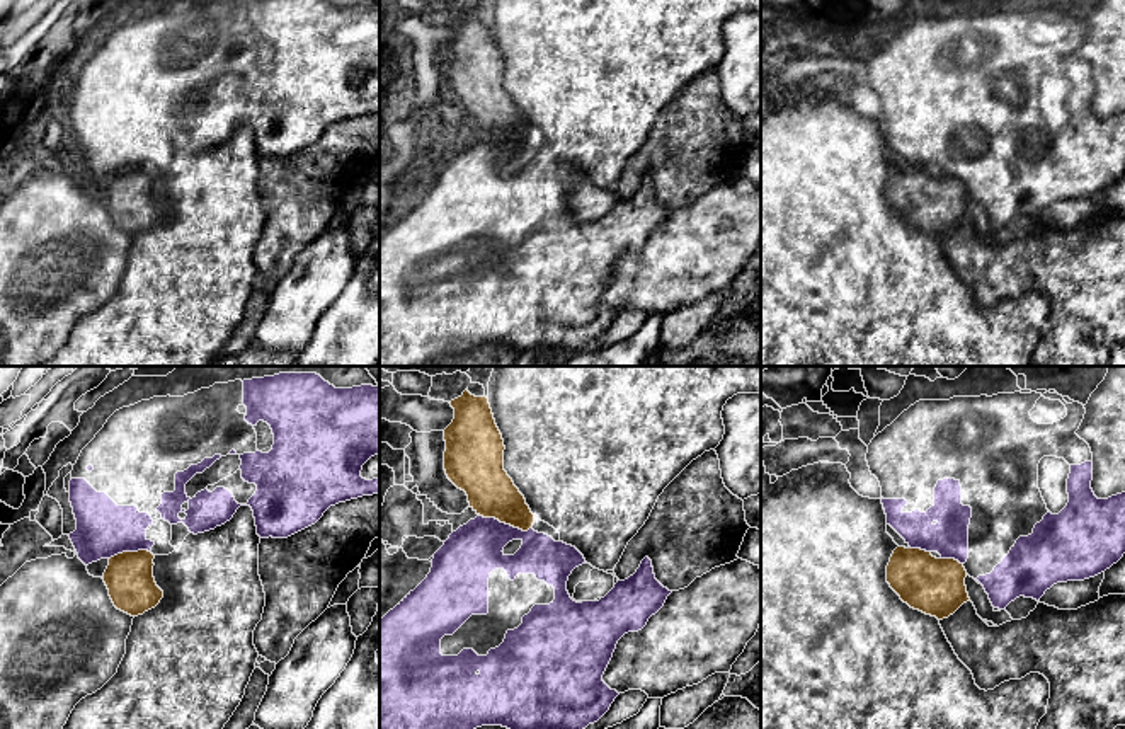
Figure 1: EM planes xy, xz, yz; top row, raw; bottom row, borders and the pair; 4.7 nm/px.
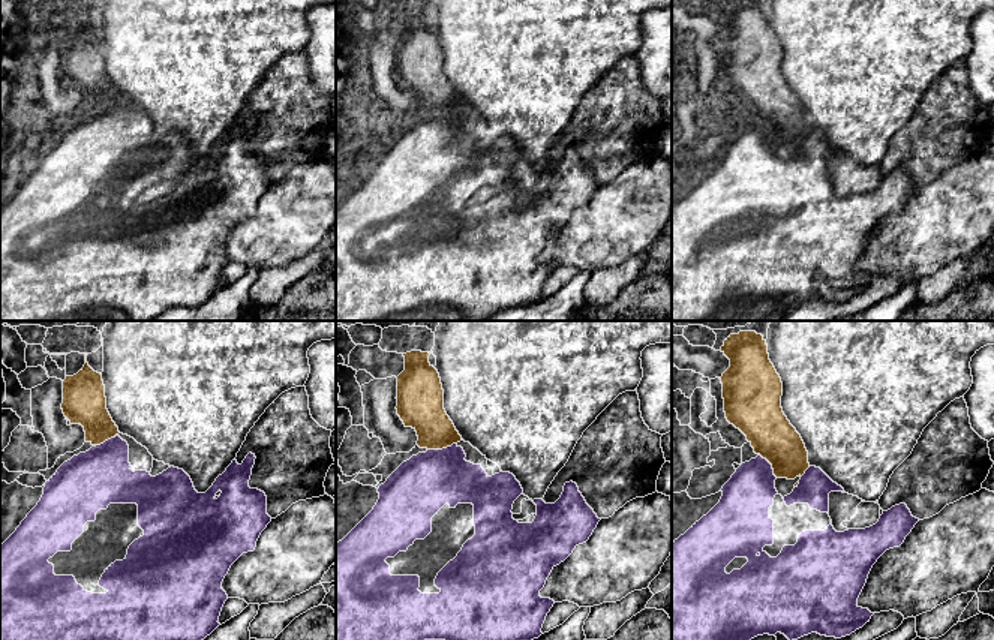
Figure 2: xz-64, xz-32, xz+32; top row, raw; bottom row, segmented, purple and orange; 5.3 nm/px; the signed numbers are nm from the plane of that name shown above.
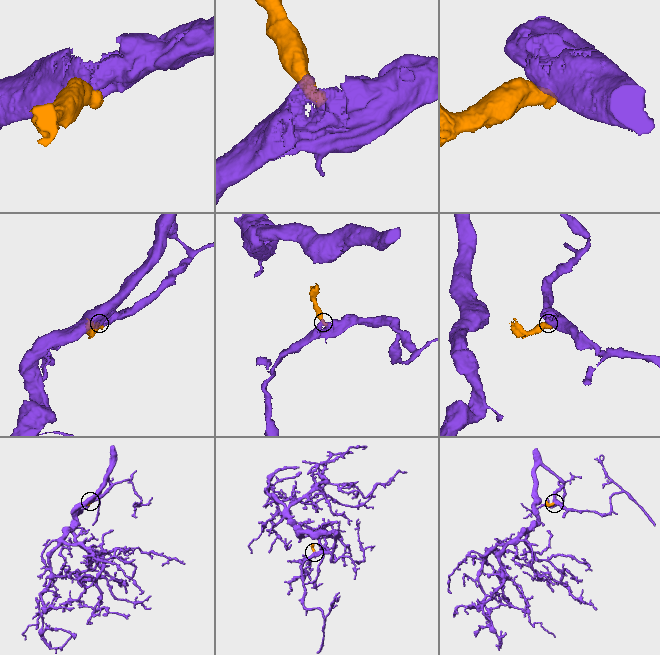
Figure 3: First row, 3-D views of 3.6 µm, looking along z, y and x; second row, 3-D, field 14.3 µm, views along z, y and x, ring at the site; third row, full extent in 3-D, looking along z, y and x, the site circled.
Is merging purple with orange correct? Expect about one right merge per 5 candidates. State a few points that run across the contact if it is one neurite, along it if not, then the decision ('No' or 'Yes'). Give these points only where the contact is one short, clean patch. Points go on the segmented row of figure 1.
No

